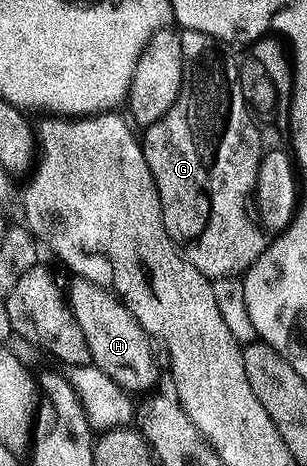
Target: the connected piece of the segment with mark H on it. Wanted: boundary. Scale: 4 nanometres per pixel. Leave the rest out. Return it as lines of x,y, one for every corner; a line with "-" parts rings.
77,277
72,280
69,291
67,287
67,302
69,308
73,310
75,321
79,321
79,329
83,329
83,337
87,337
87,349
91,349
93,358
92,366
99,368
111,381
115,381
124,391
130,393
148,392
157,383
159,372
155,361
151,357
151,345
149,344
150,336
139,325
137,318
126,309
125,304
113,294
107,287
100,287
91,281

